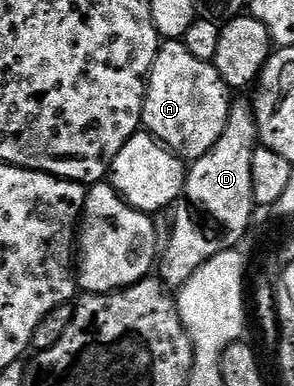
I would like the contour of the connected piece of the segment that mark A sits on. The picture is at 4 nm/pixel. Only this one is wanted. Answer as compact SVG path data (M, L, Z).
M168 39L160 46L160 53L148 74L148 93L144 97L145 130L149 129L165 150L171 151L181 162L195 163L212 151L220 142L228 126L229 86L215 64L195 57L187 44Z

